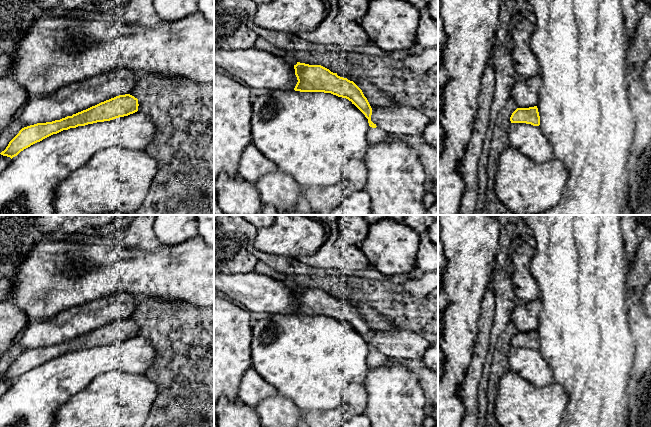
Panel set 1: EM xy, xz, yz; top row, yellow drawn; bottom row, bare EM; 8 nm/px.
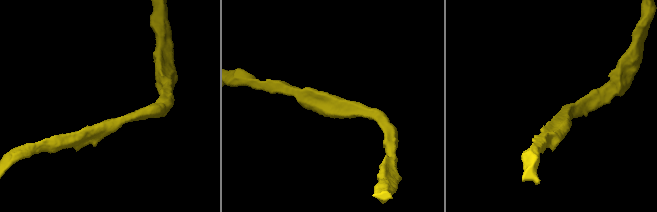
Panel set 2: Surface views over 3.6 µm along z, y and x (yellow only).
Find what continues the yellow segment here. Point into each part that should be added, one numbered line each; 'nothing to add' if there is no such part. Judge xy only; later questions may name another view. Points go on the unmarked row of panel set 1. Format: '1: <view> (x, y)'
1: xy (78, 320)

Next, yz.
1: yz (525, 316)

